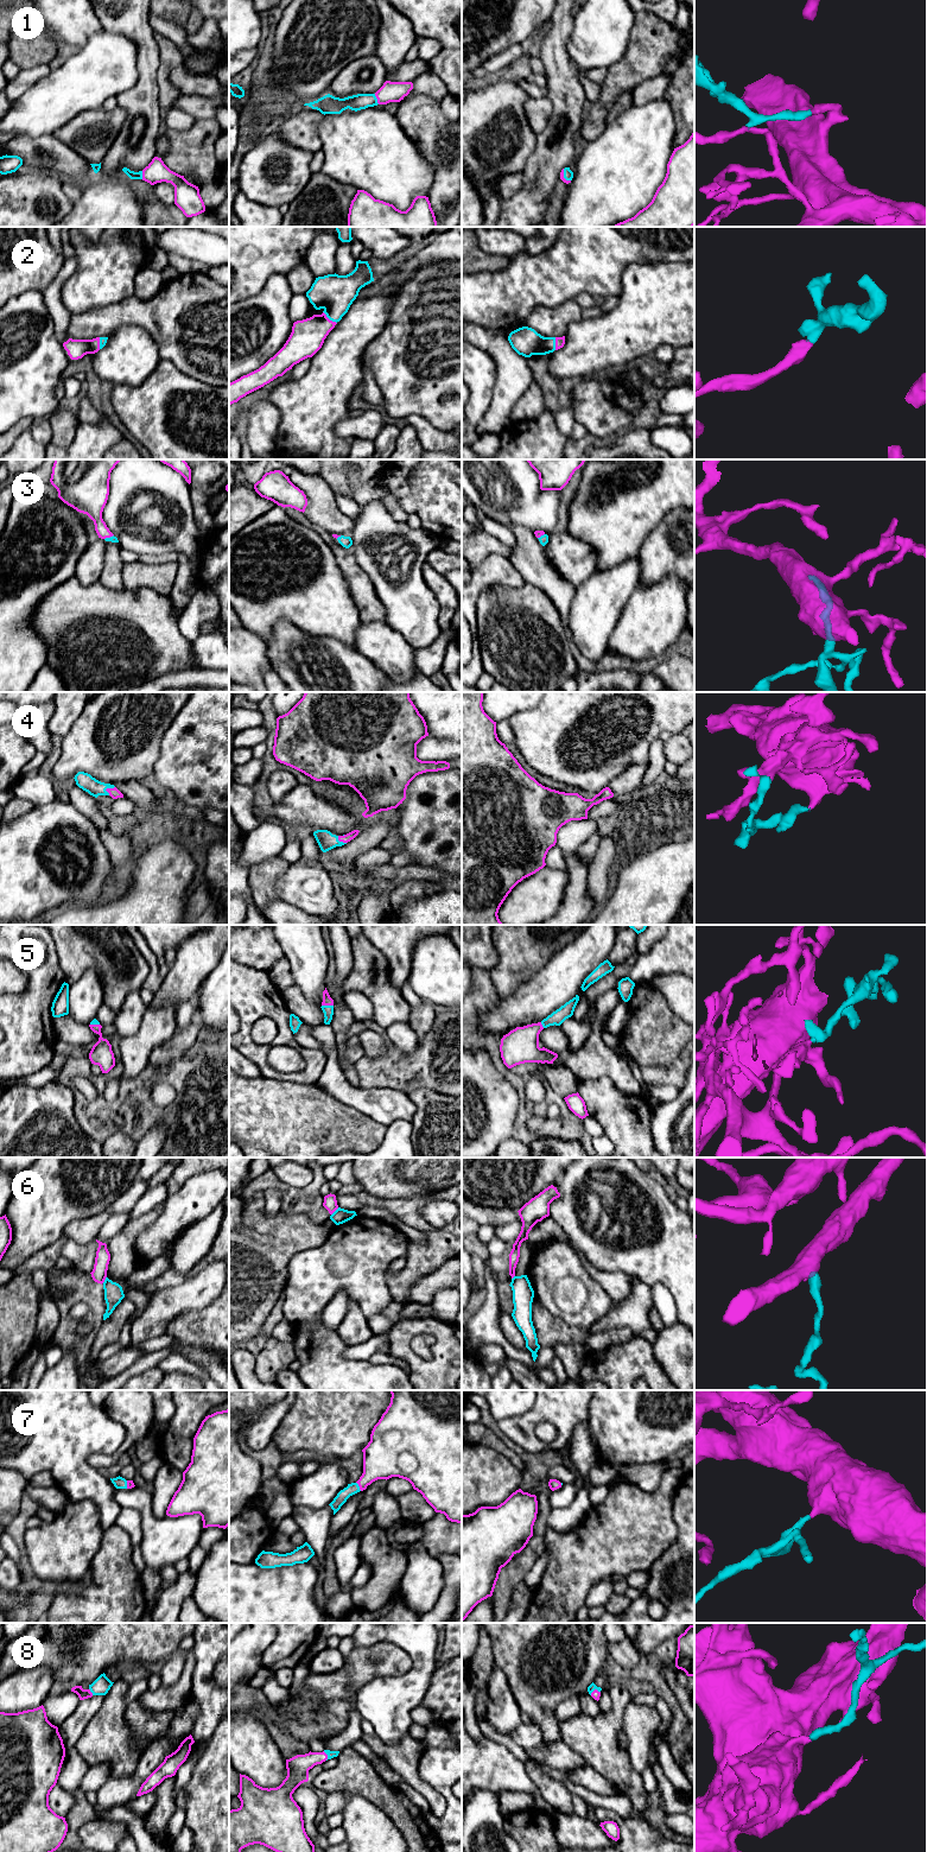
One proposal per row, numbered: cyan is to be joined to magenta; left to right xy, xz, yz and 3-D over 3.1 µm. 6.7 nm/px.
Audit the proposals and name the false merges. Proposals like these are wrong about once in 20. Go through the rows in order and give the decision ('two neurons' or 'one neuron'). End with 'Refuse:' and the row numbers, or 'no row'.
1: one neuron
2: one neuron
3: one neuron
4: one neuron
5: one neuron
6: two neurons
7: one neuron
8: one neuron
Refuse: 6

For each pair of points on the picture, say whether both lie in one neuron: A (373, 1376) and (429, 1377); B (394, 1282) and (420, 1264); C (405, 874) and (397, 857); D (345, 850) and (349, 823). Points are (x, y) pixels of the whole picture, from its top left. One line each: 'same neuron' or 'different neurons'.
A: different neurons
B: same neuron
C: different neurons
D: different neurons

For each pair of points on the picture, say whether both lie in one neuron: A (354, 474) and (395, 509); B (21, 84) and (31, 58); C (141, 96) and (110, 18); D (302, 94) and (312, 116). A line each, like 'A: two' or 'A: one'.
A: one
B: two
C: one
D: two

